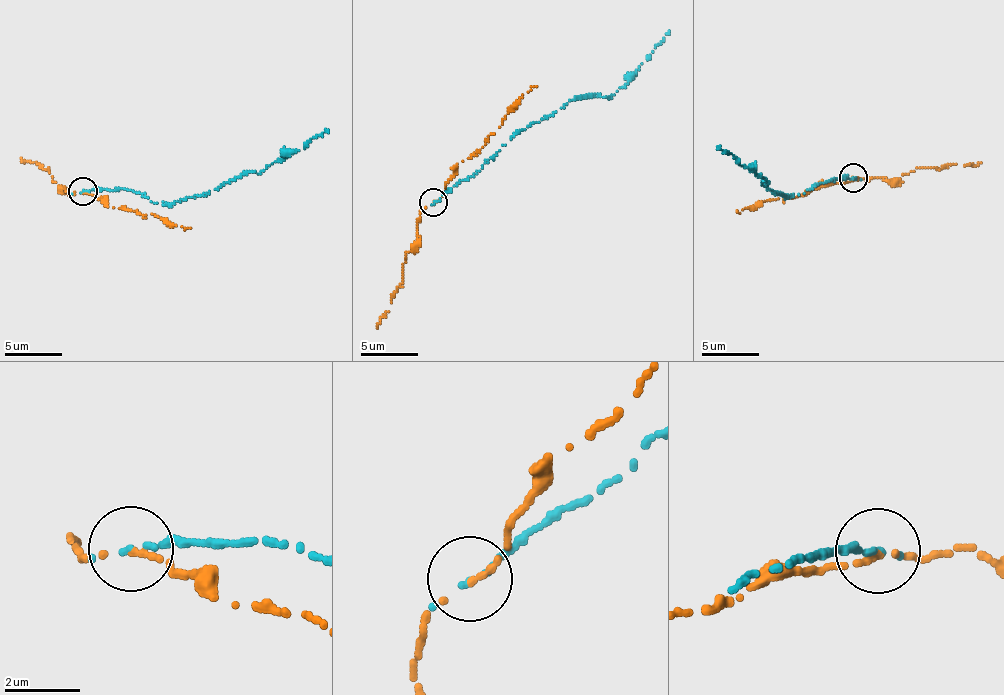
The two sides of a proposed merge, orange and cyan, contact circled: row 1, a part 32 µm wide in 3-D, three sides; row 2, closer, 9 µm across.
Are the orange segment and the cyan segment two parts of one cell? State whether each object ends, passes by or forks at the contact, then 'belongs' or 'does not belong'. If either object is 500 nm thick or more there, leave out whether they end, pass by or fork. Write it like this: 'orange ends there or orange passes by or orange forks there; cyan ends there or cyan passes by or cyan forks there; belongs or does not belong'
orange ends there; cyan ends there; does not belong

